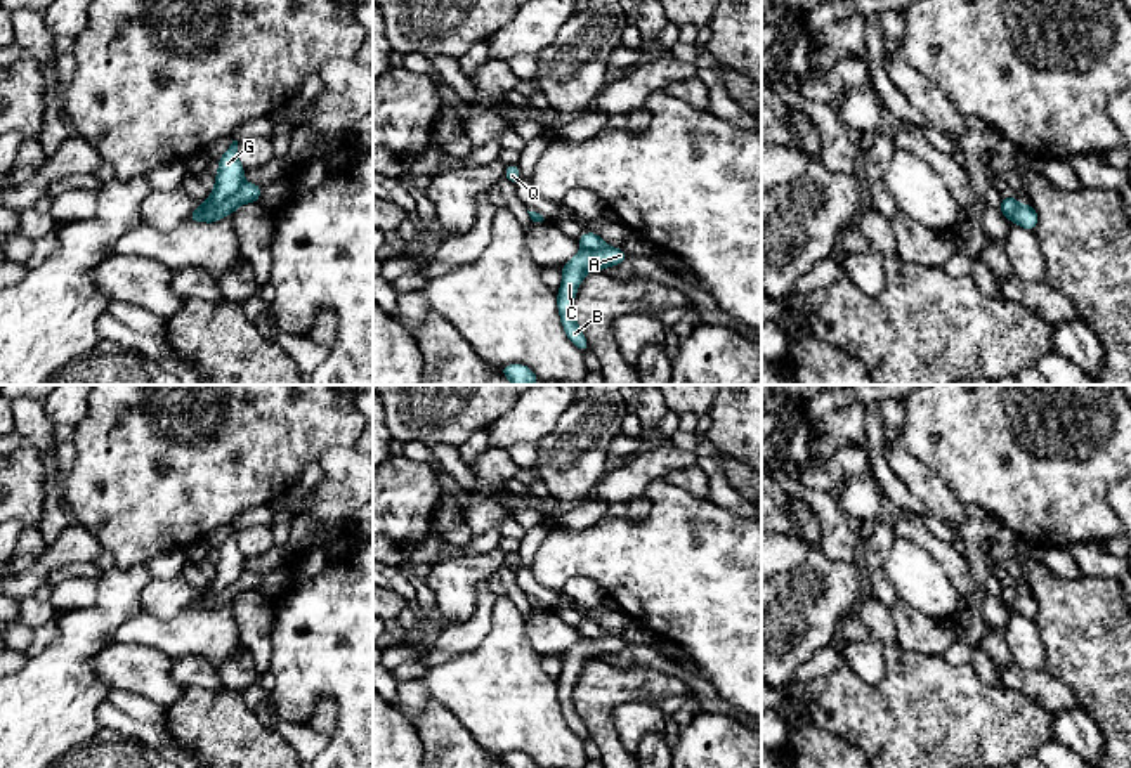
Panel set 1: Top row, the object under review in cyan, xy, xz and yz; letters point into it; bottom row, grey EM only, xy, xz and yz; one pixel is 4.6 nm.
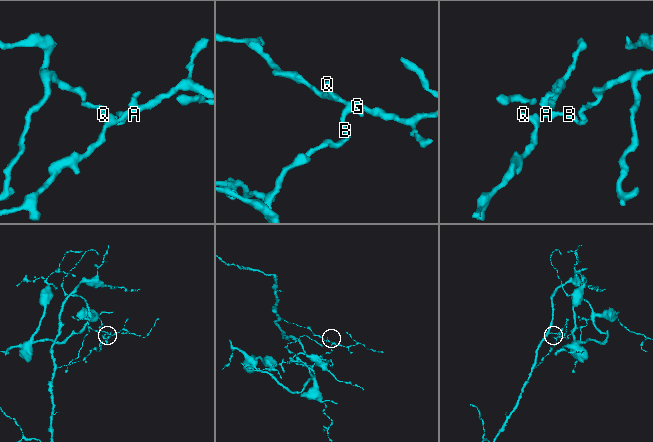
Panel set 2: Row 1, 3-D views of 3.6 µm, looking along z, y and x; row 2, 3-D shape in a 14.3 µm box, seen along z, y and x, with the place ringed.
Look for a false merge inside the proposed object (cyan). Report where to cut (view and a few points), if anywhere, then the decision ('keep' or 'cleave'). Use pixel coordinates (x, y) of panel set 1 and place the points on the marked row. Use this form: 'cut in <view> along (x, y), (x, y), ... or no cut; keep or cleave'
cut in xy along (243, 182), (219, 203), (198, 208); cleave

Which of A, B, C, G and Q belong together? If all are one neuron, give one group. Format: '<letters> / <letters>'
A B C / G Q

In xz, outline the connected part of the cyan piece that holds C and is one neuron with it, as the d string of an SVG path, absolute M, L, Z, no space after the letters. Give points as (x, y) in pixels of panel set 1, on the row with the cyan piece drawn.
M605 246L602 250L581 250L562 267L562 286L557 293L560 322L567 338L585 354L590 345L572 316L572 302L583 277L590 270L604 270L609 265L624 262L628 255L623 248Z

